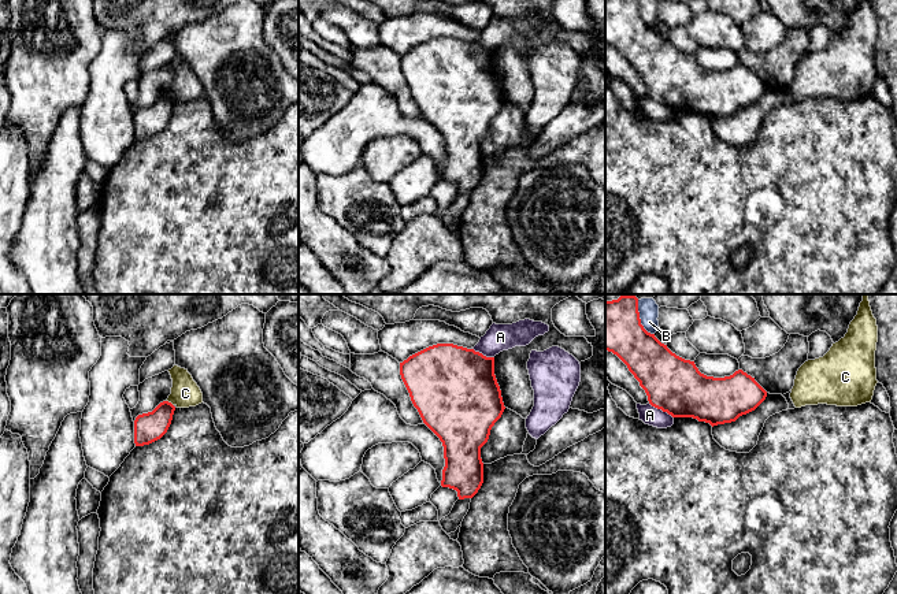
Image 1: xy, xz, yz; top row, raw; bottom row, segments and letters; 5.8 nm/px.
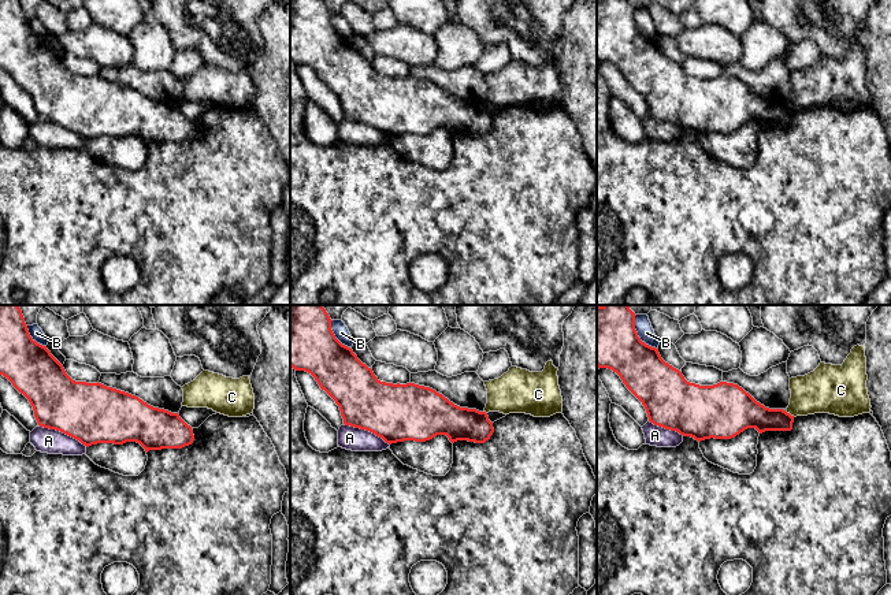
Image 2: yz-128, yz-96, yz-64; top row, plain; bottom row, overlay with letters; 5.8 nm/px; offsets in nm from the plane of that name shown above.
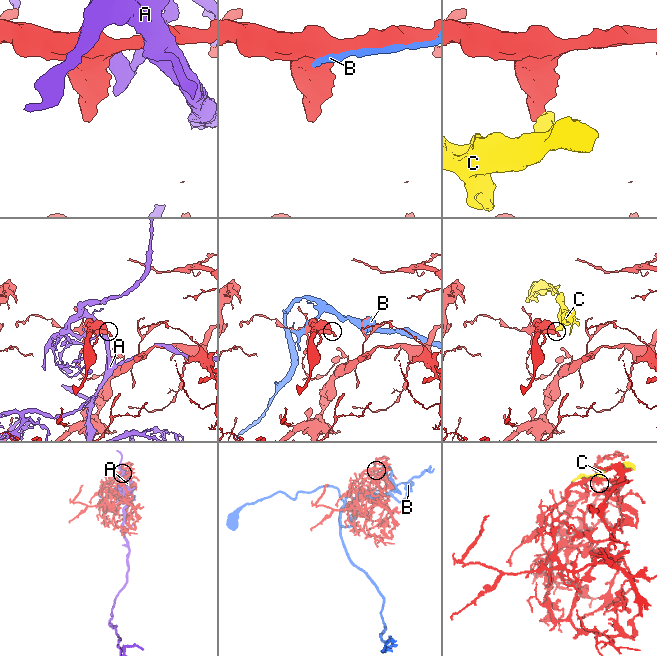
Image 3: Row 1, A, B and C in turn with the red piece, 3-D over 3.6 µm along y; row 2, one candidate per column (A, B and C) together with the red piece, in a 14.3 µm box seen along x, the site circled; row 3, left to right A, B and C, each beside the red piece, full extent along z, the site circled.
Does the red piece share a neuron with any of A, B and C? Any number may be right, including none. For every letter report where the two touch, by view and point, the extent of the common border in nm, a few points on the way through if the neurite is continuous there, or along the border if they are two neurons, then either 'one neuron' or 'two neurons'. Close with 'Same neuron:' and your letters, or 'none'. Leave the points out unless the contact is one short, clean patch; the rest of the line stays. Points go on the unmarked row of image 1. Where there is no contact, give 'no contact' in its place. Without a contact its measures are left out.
A: contact yz (662, 103); length 170 nm; two neurons
B: contact yz (640, 15); length 190 nm; two neurons
C: contact xy (170, 96); length 60 nm; border xy (166, 93), (173, 99); two neurons
Same neuron: none

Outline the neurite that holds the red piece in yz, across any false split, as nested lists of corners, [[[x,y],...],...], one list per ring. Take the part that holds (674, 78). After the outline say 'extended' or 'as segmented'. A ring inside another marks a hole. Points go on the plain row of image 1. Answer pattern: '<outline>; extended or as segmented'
[[[605,0],[605,44],[616,48],[640,75],[652,100],[672,111],[718,118],[755,104],[767,85],[742,63],[713,71],[672,47],[641,18],[638,0]]]; as segmented

